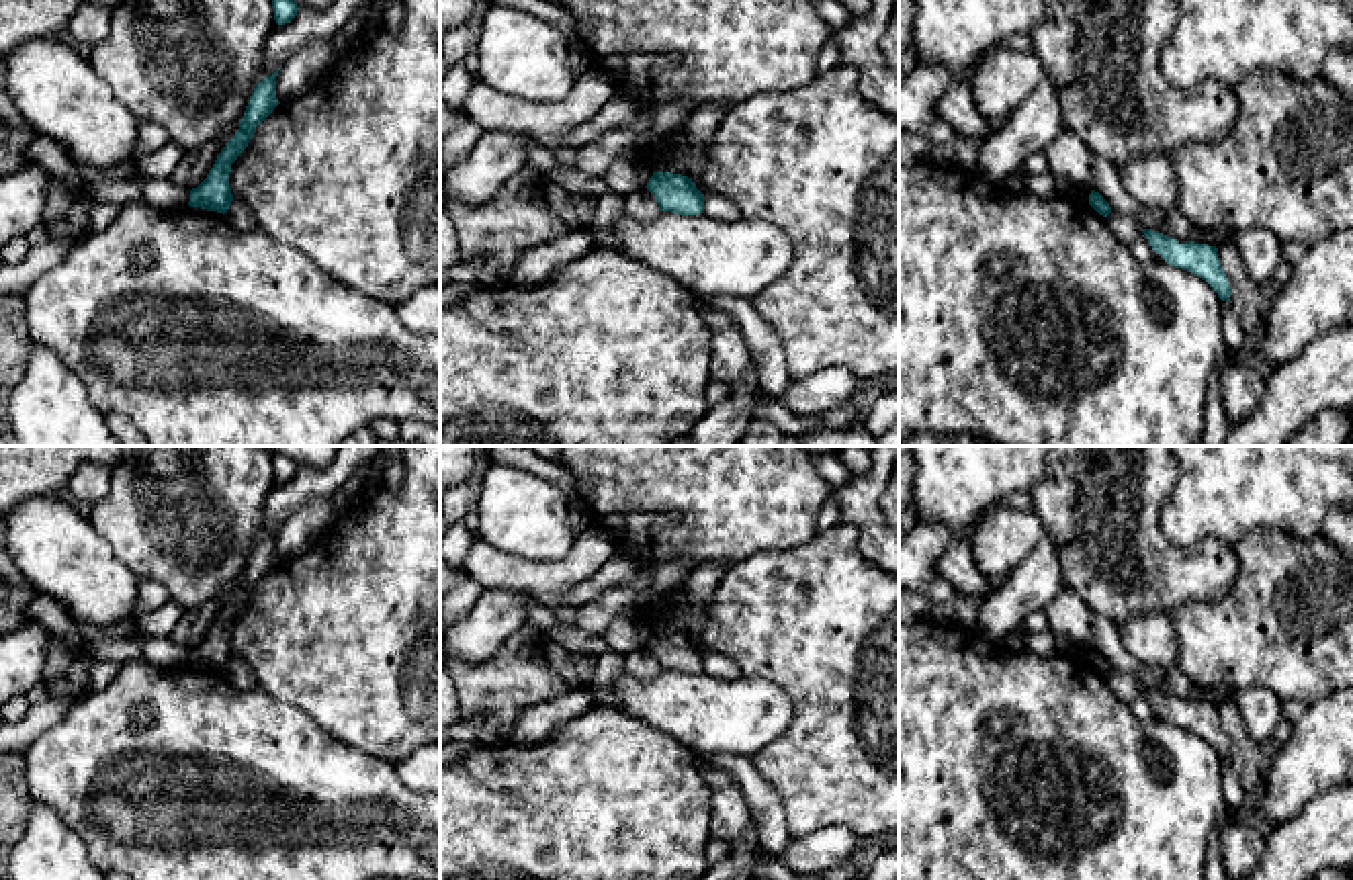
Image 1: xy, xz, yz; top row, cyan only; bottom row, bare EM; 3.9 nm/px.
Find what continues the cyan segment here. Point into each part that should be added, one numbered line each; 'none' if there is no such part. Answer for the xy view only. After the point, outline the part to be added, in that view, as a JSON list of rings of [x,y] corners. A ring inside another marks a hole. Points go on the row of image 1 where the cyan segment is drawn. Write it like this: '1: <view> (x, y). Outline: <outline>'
none

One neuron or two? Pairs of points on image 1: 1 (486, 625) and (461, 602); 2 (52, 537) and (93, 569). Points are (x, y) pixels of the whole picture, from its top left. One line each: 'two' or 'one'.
1: two
2: one

